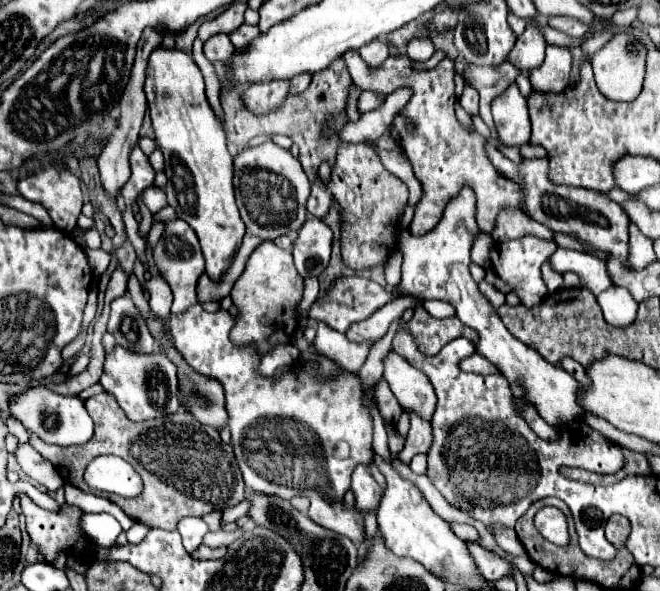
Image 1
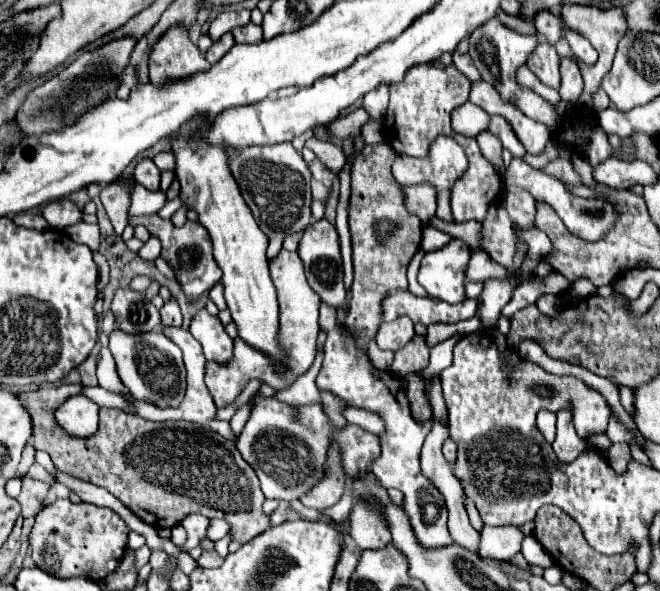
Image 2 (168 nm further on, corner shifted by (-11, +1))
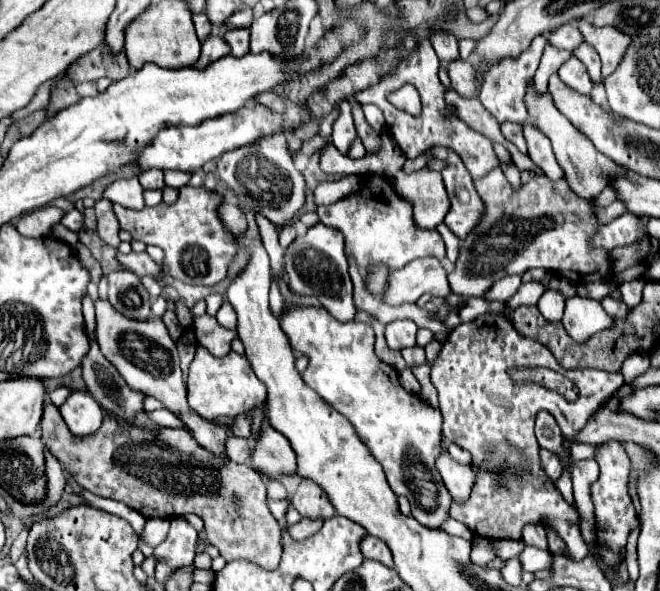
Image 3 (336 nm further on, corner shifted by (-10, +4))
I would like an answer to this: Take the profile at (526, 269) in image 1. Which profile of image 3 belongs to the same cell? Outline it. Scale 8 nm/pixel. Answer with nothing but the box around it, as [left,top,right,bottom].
[401,144,485,240]

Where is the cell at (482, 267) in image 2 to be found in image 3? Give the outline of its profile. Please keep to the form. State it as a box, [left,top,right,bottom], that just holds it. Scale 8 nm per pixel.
[435,224,461,262]

